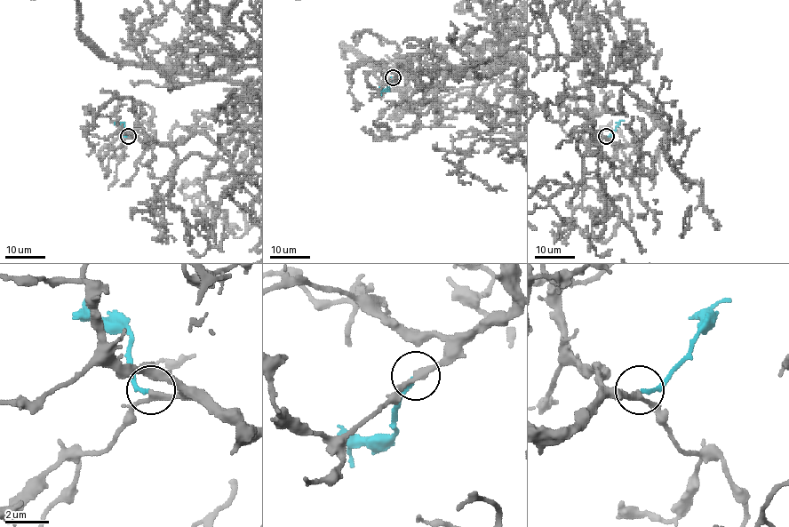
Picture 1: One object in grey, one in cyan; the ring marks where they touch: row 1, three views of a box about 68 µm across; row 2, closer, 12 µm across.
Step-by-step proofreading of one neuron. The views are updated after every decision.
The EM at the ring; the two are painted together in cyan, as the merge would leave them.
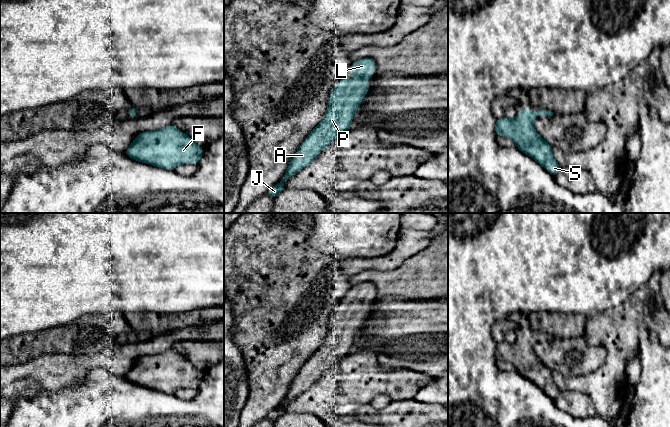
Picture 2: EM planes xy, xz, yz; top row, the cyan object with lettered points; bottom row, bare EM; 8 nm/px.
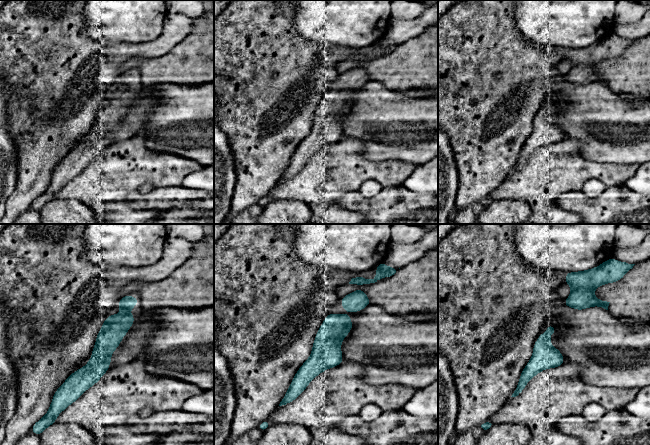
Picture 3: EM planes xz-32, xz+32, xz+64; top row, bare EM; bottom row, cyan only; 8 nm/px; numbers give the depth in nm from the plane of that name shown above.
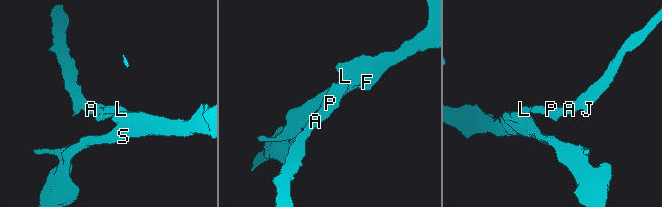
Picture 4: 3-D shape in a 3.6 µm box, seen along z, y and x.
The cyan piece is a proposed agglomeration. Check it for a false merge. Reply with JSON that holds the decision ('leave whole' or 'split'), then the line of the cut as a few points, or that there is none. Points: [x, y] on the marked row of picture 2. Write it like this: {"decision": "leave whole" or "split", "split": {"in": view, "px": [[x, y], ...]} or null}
{"decision": "leave whole", "split": null}

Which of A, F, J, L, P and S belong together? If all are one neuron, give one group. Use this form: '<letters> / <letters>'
A F J L P S

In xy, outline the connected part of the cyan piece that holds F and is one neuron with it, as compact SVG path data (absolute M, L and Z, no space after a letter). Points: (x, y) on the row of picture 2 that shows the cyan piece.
M174 125L138 134L124 154L141 163L166 170L182 164L198 164L204 148Z

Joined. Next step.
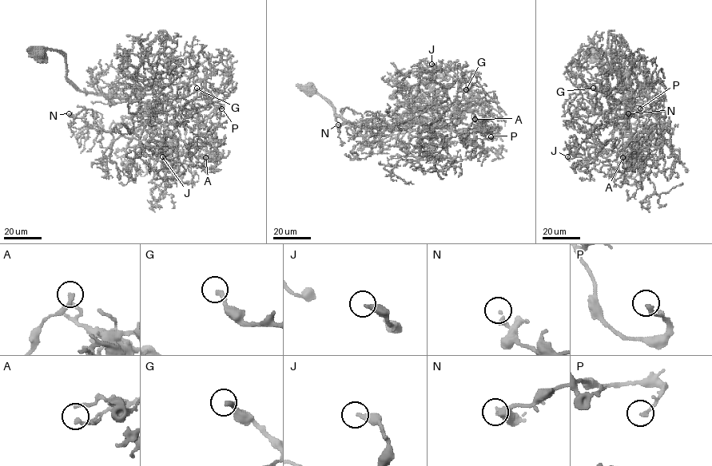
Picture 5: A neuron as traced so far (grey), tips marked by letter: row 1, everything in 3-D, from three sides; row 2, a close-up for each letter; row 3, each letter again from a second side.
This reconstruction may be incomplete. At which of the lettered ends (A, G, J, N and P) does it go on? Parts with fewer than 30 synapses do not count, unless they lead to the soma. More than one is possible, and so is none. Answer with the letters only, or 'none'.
G

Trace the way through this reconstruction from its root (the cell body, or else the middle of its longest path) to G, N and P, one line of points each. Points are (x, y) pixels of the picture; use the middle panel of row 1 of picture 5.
G: (310, 90), (332, 107), (336, 120), (451, 128), (482, 92), (466, 89)
N: (310, 90), (332, 107), (336, 120), (425, 125), (338, 124)
P: (310, 90), (332, 107), (336, 120), (341, 116), (356, 125), (423, 122), (481, 128), (491, 136)

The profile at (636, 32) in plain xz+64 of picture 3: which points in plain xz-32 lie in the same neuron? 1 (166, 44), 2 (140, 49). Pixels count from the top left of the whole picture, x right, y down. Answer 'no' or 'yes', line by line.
1: yes
2: yes

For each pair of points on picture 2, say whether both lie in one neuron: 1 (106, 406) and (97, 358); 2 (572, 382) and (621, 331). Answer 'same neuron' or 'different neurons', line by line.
1: different neurons
2: same neuron

